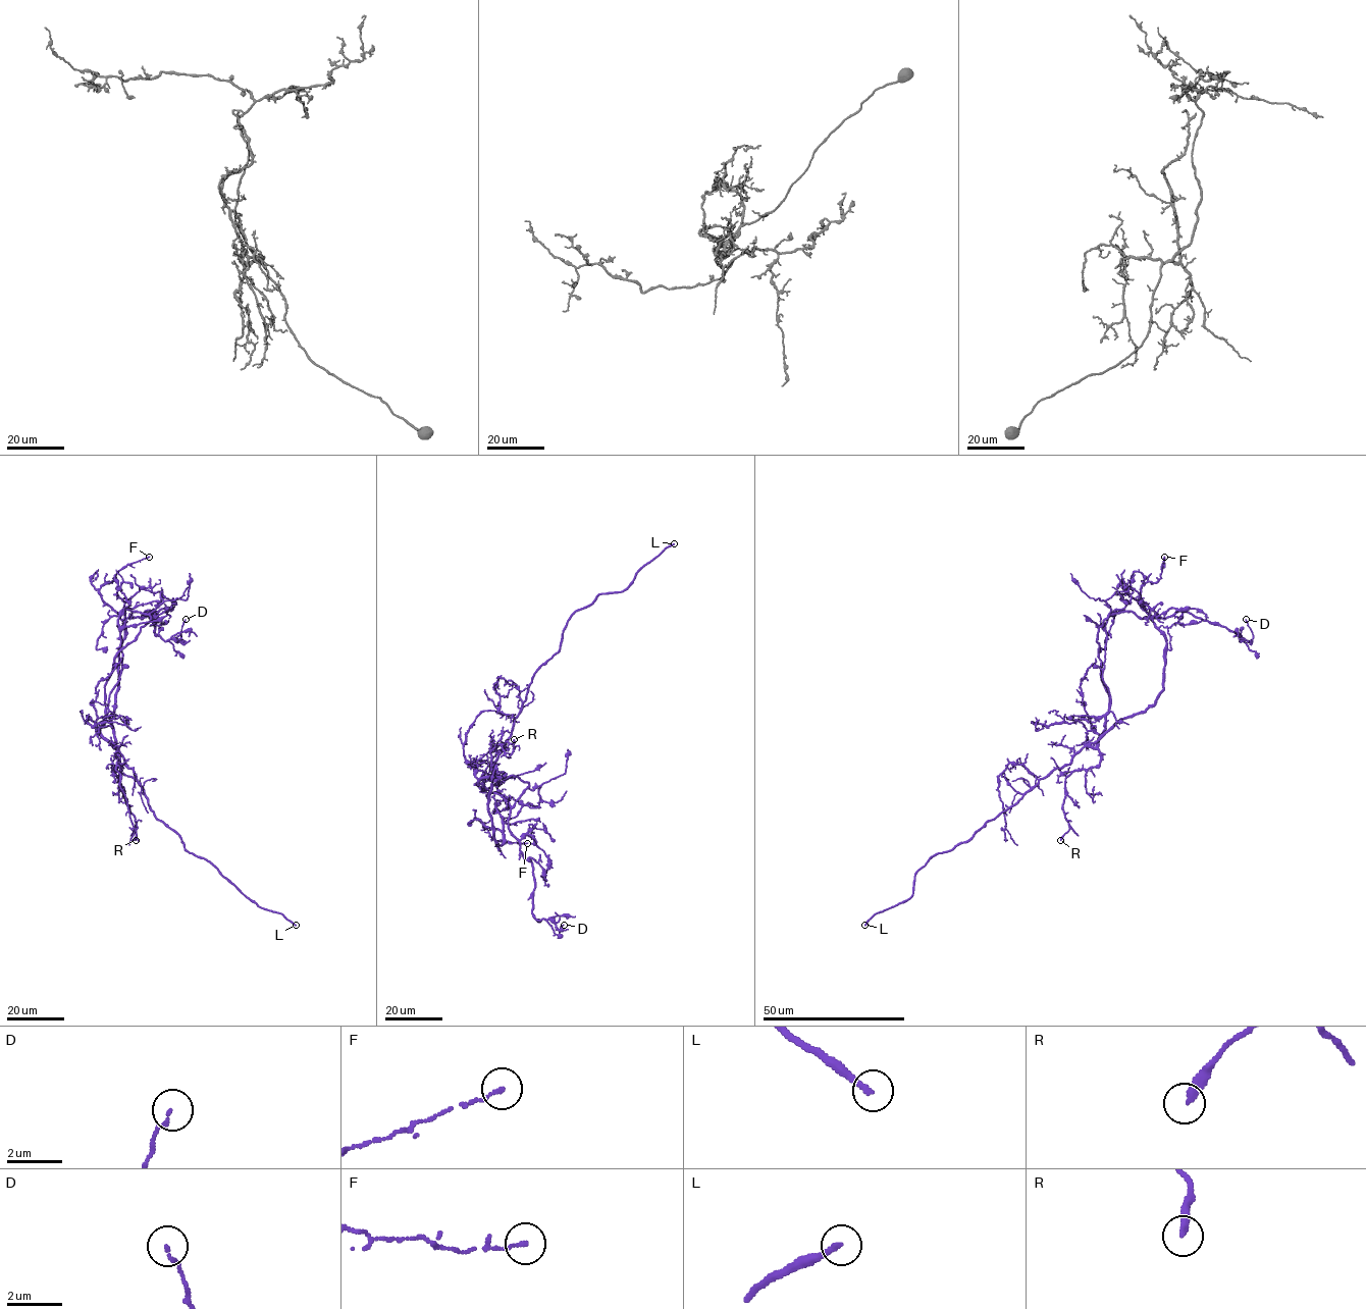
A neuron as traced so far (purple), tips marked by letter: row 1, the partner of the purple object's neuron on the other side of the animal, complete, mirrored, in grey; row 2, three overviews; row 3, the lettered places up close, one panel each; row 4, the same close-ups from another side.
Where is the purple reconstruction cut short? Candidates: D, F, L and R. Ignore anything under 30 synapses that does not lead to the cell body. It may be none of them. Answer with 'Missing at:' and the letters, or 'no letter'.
Missing at: L

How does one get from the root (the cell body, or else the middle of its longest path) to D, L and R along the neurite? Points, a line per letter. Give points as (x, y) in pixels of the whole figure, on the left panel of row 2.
D: (114, 747), (100, 727), (121, 668), (119, 614), (151, 610), (164, 640), (180, 640), (186, 619)
L: (114, 747), (133, 769), (155, 816), (180, 837), (189, 852), (210, 861), (258, 905), (281, 913), (296, 925)
R: (114, 747), (120, 765), (112, 772), (118, 779), (128, 808), (135, 818), (136, 840)

